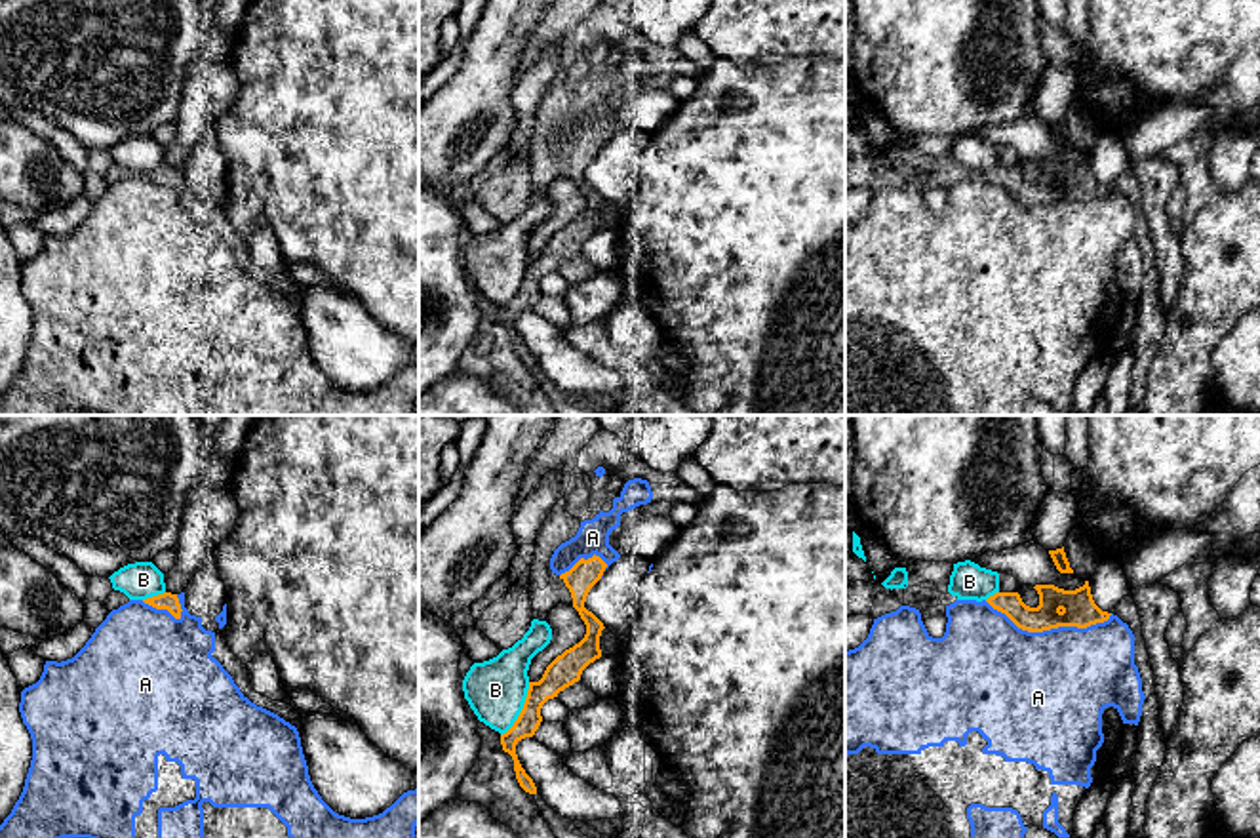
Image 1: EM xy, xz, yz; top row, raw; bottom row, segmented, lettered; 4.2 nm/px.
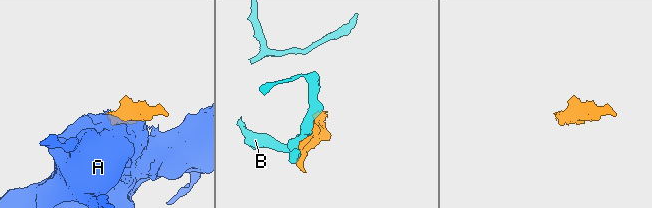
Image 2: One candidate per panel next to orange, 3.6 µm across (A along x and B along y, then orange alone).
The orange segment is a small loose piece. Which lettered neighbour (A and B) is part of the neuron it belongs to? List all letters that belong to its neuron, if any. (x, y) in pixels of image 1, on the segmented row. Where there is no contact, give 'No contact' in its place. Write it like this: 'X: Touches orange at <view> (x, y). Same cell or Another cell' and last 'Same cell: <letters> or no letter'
A: Touches orange at yz (1049, 629). Same cell
B: Touches orange at xz (522, 709). Another cell
Same cell: A

